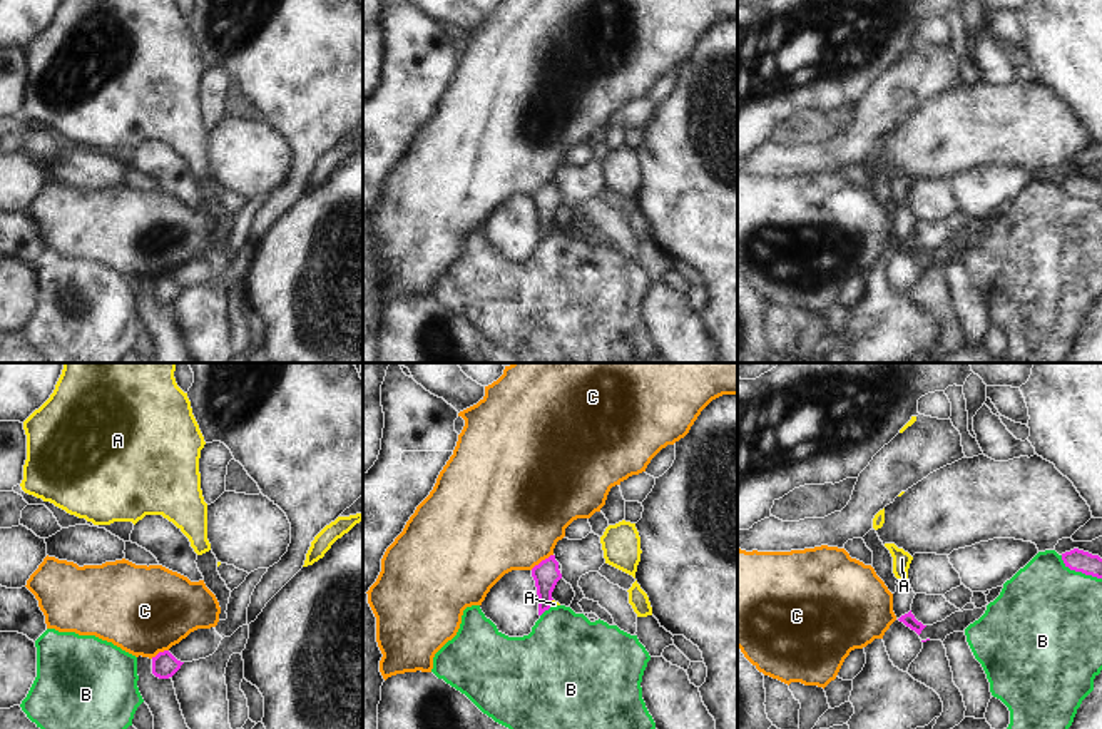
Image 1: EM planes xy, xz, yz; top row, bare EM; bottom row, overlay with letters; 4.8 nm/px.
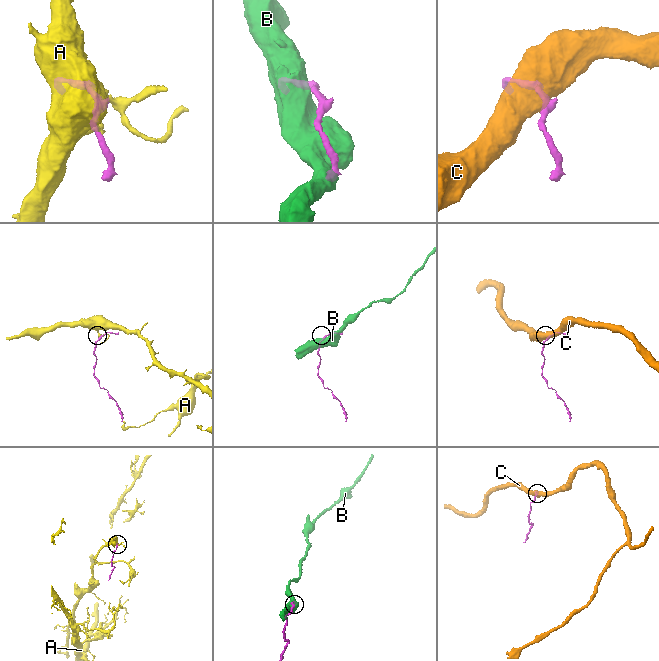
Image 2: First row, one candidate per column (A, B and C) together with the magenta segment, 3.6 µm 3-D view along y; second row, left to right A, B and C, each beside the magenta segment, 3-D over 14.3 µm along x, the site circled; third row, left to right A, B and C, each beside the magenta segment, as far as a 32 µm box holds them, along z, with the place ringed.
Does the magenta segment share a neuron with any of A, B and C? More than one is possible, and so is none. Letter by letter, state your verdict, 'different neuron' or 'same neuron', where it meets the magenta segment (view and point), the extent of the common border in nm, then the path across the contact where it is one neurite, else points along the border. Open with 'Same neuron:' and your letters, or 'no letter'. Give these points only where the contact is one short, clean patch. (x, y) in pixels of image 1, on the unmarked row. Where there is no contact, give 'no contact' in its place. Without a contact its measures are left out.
Same neuron: no letter
A: different neuron | xz (550, 228) | 40 nm | along xz (552, 224), (550, 231)
B: different neuron | yz (1079, 196) | 240 nm
C: different neuron | xz (542, 186) | 130 nm | along xz (552, 179), (530, 194)

